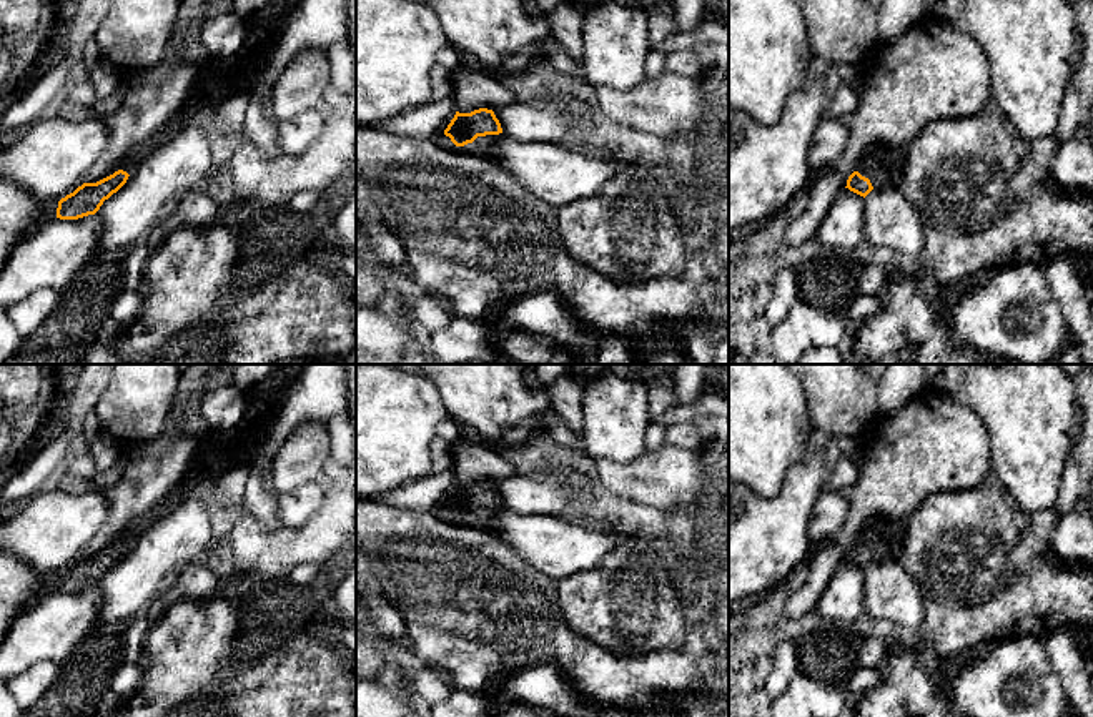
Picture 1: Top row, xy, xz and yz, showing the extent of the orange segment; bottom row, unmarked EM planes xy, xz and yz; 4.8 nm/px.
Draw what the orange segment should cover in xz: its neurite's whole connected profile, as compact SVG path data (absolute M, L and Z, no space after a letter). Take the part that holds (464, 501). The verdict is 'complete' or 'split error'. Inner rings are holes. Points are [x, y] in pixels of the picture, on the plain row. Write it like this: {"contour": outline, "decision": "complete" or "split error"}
{"contour": "M479 481L471 486L456 484L444 502L444 507L449 509L456 519L462 519L466 524L491 536L494 536L494 532L489 529L489 524L499 506L502 506L501 496L494 484L487 481Z", "decision": "split error"}

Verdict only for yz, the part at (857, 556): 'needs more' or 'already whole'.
needs more

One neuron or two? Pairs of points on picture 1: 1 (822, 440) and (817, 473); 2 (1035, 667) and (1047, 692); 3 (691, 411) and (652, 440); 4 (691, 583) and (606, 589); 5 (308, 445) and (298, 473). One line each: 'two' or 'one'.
1: one
2: one
3: one
4: two
5: one

